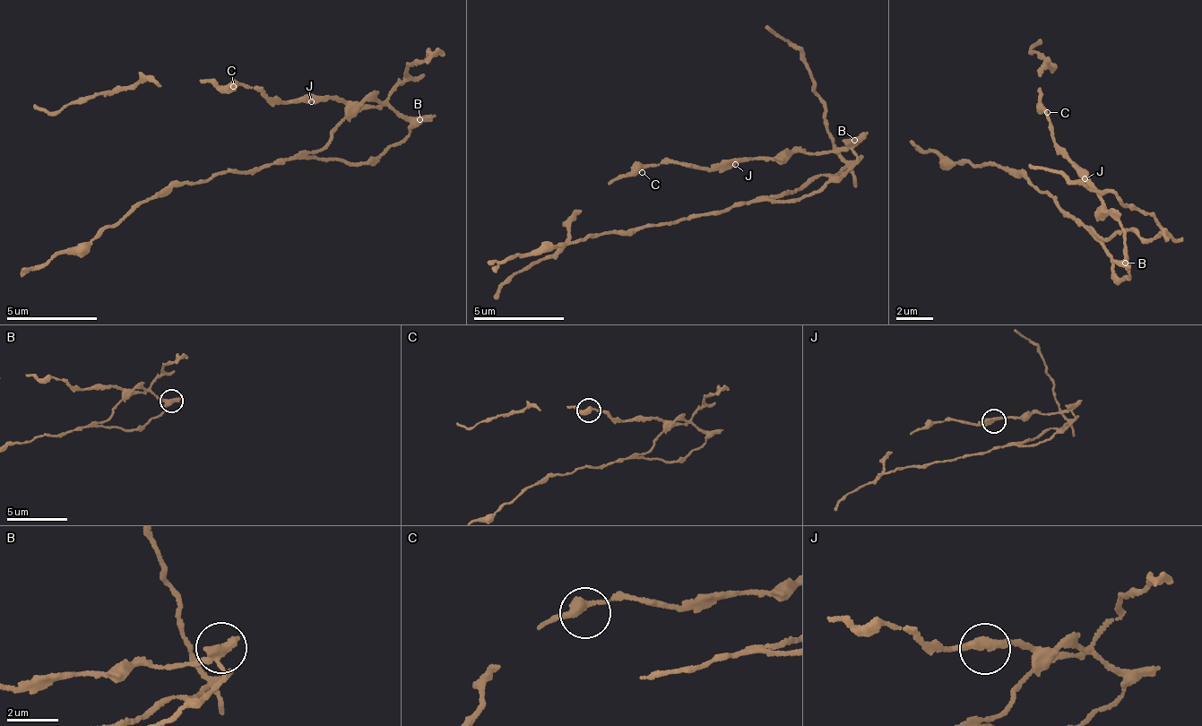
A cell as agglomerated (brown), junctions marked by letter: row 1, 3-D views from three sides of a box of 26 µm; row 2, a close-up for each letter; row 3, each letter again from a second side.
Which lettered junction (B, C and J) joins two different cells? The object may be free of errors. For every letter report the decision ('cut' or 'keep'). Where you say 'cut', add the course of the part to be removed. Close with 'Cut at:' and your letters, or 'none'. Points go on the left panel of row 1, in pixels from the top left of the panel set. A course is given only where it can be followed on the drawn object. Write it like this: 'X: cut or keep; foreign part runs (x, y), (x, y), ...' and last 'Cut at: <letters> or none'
B: cut; foreign part runs (419, 121), (394, 142), (360, 160), (320, 161), (295, 158), (155, 192), (92, 240), (35, 265), (21, 278)
C: keep
J: keep
Cut at: B

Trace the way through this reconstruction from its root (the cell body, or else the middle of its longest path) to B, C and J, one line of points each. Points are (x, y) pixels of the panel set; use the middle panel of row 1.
B: (853, 163), (857, 154), (852, 146), (854, 140)
C: (853, 163), (857, 154), (852, 151), (808, 156), (801, 151), (705, 169), (699, 164), (666, 163), (642, 172)
J: (853, 163), (857, 154), (846, 150), (817, 156), (808, 156), (801, 151), (767, 160), (751, 160), (735, 164)

